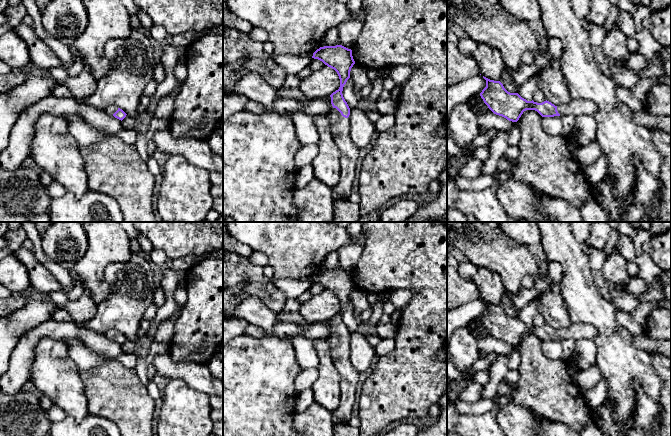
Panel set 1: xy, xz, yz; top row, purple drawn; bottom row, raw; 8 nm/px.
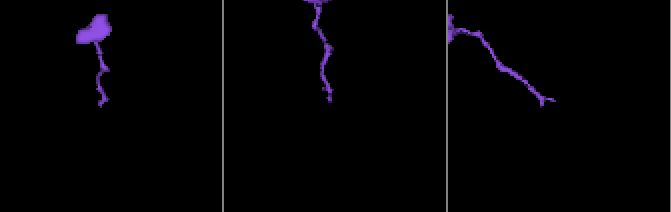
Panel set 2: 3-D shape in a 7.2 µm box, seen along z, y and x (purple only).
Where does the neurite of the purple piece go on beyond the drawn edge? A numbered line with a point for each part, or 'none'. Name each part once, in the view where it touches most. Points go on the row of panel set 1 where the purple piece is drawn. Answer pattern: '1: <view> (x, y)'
1: xz (340, 126)

